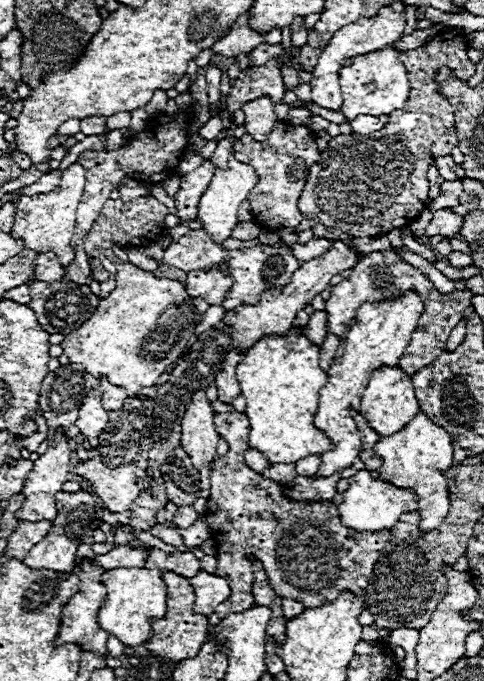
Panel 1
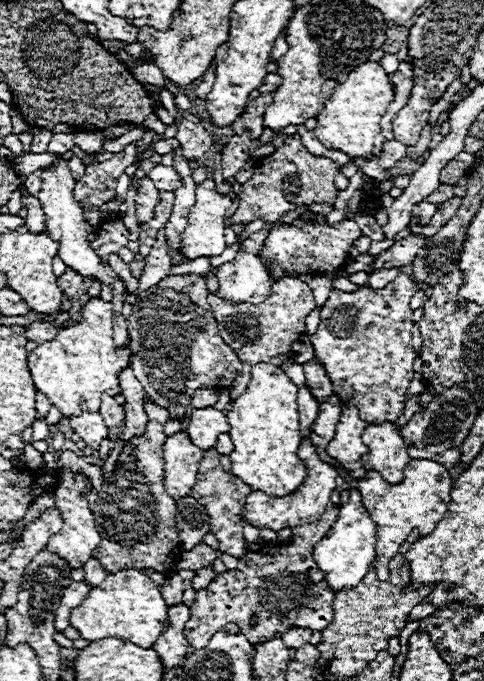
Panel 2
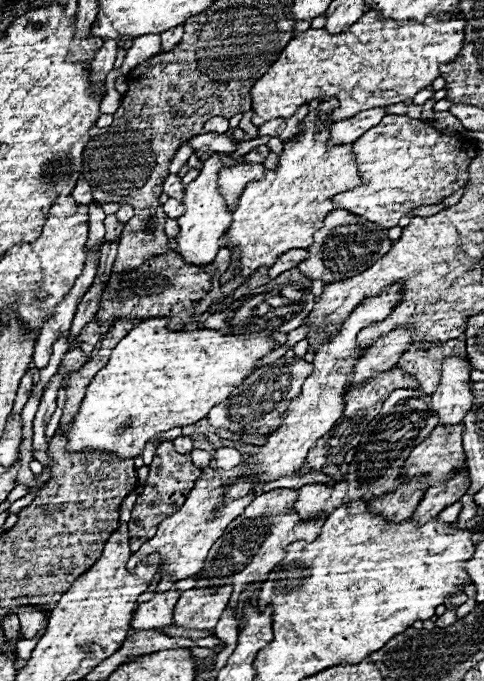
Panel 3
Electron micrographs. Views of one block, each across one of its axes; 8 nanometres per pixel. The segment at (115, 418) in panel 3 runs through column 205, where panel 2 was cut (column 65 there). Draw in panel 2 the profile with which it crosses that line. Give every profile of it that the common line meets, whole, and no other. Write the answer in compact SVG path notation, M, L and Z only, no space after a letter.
M92 298L82 310L82 322L70 324L64 328L54 340L38 344L36 350L28 354L28 370L32 374L36 390L40 390L52 406L56 406L64 418L78 416L86 406L88 412L96 412L100 408L100 396L106 392L110 396L120 394L120 384L116 372L122 370L130 362L130 348L114 348L112 346L112 304L102 302L100 298Z

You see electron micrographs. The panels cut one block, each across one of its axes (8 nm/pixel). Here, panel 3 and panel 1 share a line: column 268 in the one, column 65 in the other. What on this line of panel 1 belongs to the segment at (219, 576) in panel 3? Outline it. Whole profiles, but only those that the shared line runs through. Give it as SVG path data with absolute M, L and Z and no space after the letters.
M58 492L56 496L56 518L52 520L54 528L50 528L50 532L46 534L46 538L42 542L38 542L24 558L24 562L38 570L38 568L46 568L46 570L56 570L56 572L72 572L76 568L76 550L80 540L94 530L98 524L96 522L96 498L90 492Z

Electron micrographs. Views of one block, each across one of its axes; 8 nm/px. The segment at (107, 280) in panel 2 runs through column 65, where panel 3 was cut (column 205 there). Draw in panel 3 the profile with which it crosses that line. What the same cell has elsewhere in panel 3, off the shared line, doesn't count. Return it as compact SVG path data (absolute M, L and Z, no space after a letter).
M210 156L204 160L204 168L200 170L200 176L190 182L184 190L184 206L186 212L178 218L180 224L180 234L176 236L176 242L180 246L180 254L184 258L186 264L208 264L216 258L218 250L220 250L220 236L226 232L226 228L232 224L232 212L226 208L226 200L220 194L220 186L218 186L218 174L220 170L228 168L228 164L224 164L220 160L220 156Z

